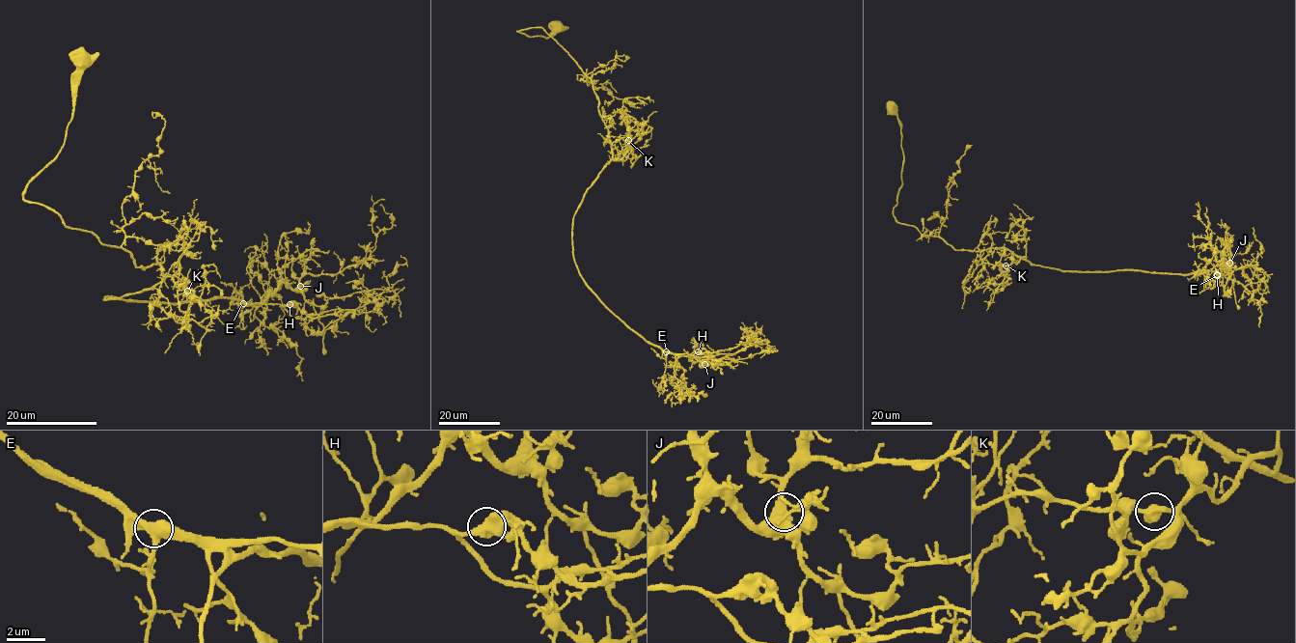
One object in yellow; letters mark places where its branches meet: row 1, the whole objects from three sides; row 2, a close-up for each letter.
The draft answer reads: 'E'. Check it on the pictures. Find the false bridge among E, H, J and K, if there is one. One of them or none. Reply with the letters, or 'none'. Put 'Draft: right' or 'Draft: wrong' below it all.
none
Draft: wrong

